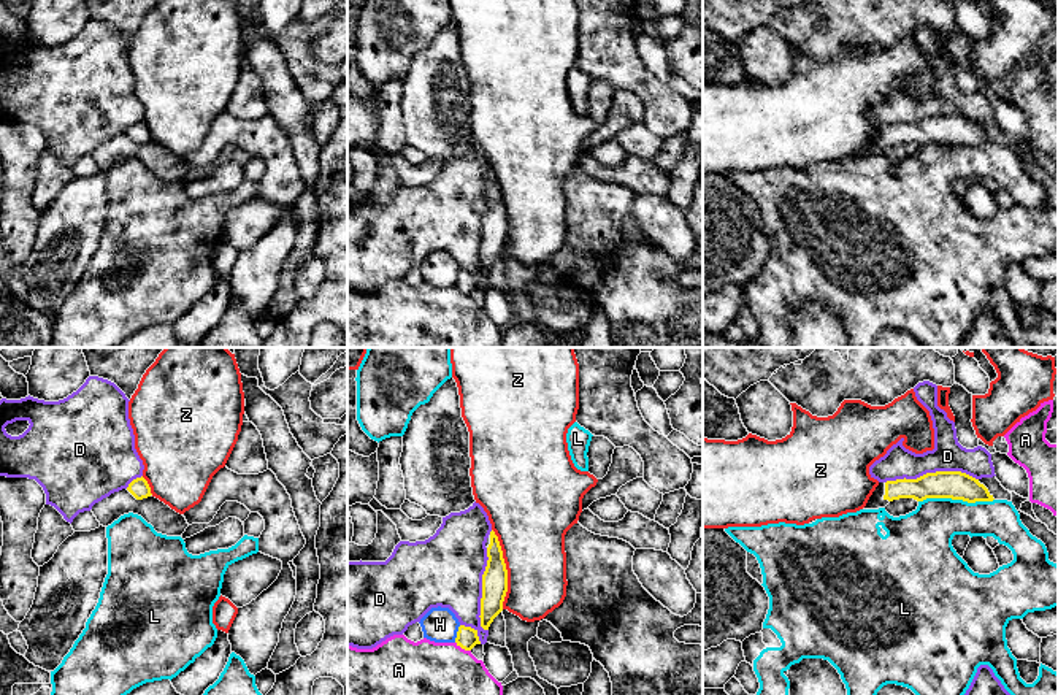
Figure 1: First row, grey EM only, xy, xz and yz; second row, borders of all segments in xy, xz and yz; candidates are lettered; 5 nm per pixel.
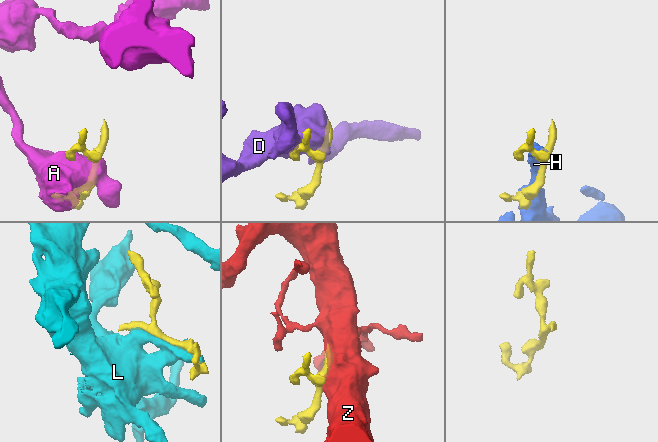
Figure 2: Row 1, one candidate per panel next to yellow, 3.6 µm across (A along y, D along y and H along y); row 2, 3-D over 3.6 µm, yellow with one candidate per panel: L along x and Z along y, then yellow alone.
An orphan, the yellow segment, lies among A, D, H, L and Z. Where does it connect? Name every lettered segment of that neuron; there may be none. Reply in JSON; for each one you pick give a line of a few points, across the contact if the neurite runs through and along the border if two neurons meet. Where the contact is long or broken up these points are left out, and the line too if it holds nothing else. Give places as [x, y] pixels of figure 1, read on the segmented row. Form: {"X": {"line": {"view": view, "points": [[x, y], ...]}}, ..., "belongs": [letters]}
{"belongs": []}

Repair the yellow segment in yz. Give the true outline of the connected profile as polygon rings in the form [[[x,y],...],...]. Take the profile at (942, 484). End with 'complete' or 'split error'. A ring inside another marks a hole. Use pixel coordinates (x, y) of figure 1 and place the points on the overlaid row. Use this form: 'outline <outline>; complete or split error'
outline [[[961,471],[926,473],[917,479],[896,479],[879,482],[863,509],[885,508],[890,501],[899,498],[952,498],[968,503],[993,501],[988,489],[979,479]]]; split error

